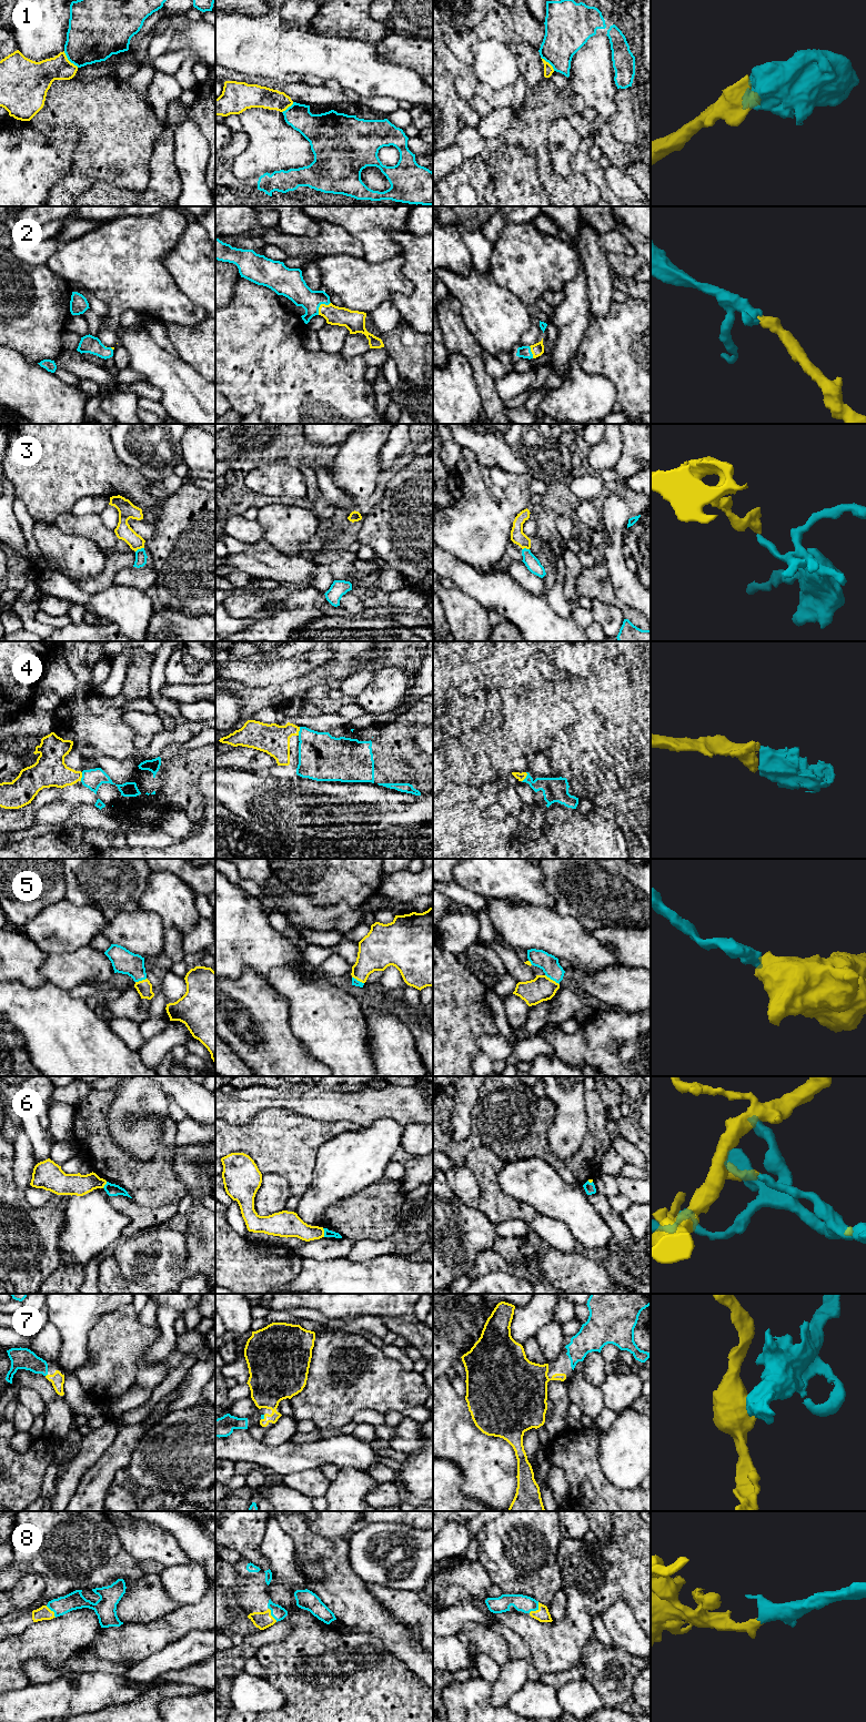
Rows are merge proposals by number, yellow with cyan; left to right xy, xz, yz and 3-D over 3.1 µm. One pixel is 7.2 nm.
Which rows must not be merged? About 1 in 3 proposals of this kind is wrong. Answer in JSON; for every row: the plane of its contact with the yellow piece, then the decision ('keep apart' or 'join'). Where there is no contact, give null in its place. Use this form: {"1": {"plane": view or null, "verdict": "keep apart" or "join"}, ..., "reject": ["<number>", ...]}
{"1": {"plane": "xy", "verdict": "keep apart"}, "2": {"plane": "xz", "verdict": "join"}, "3": {"plane": "xy", "verdict": "keep apart"}, "4": {"plane": "yz", "verdict": "join"}, "5": {"plane": "yz", "verdict": "join"}, "6": {"plane": "xz", "verdict": "keep apart"}, "7": {"plane": "xz", "verdict": "join"}, "8": {"plane": "yz", "verdict": "join"}, "reject": ["1", "3", "6"]}

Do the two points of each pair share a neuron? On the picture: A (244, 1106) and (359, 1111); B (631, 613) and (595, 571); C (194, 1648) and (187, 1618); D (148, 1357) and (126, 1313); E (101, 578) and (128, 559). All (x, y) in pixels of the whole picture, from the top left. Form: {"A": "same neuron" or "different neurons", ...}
{"A": "same neuron", "B": "same neuron", "C": "different neurons", "D": "different neurons", "E": "same neuron"}

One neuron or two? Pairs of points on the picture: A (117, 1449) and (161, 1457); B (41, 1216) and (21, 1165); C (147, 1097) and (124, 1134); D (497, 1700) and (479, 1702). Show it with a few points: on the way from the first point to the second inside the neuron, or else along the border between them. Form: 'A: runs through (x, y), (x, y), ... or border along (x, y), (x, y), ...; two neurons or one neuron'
A: border along (148, 1431), (132, 1452), (131, 1460), (124, 1468); two neurons
B: border along (13, 1166), (14, 1184), (23, 1192); two neurons
C: runs through (145, 1107), (133, 1118), (133, 1125); one neuron
D: border along (491, 1684), (491, 1702), (496, 1707), (504, 1707); two neurons

